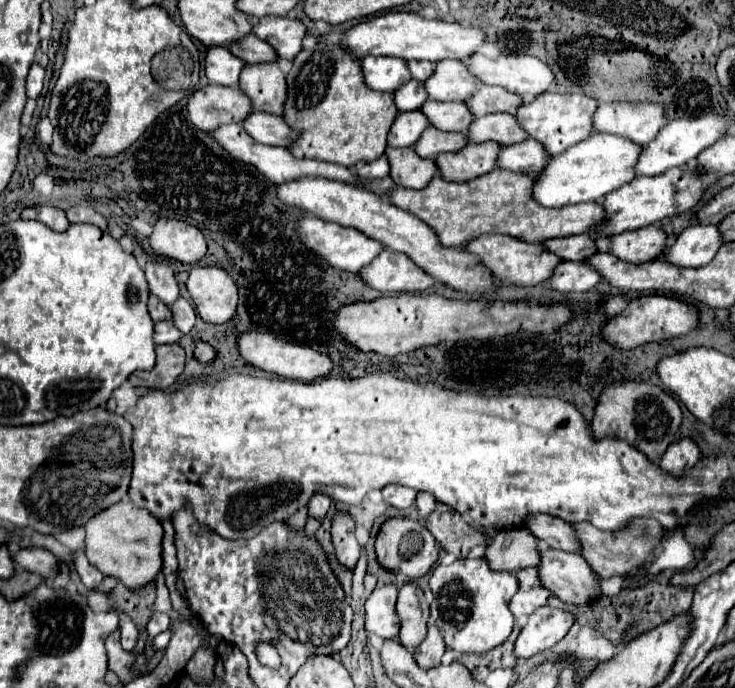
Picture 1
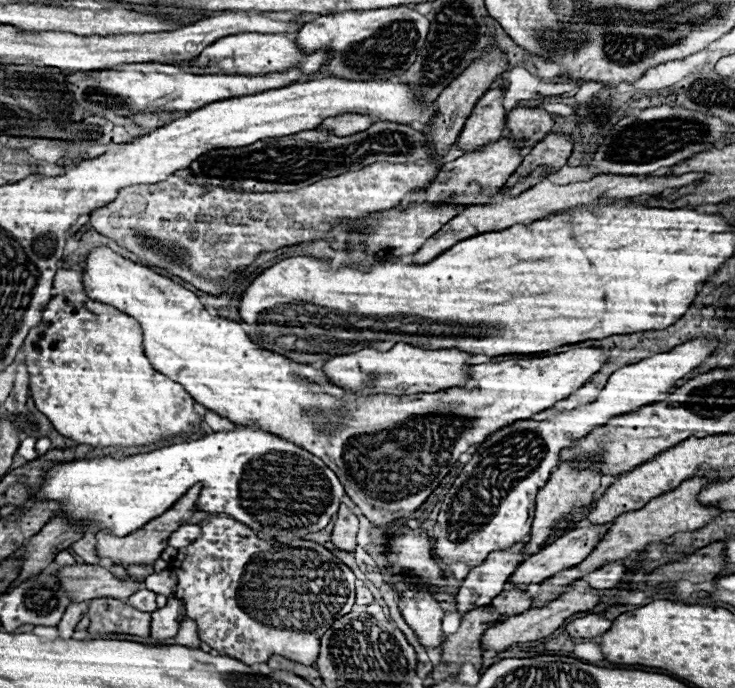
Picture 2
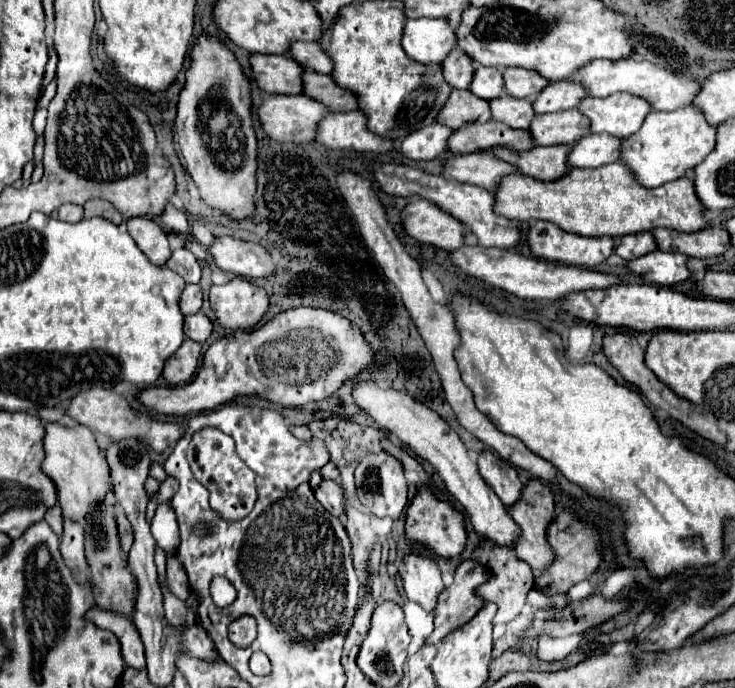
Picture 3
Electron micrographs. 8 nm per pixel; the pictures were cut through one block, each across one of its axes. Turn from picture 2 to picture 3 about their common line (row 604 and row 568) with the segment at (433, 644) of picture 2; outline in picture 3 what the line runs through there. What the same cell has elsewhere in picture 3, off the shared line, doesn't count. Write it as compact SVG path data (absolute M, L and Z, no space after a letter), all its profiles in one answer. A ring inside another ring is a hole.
M406 554L398 570L408 600L420 604L426 612L432 612L438 600L438 592L444 588L438 564L430 556Z

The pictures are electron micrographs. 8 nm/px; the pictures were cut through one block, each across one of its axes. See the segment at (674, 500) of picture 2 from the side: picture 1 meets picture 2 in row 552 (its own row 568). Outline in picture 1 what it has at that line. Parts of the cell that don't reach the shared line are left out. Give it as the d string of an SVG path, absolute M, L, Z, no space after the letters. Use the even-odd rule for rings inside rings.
M634 518L626 526L614 530L614 532L602 532L594 528L592 524L574 524L578 542L580 542L580 554L592 568L592 572L606 580L612 576L626 576L634 566L642 566L648 556L652 556L656 544L662 540L664 530L654 518Z

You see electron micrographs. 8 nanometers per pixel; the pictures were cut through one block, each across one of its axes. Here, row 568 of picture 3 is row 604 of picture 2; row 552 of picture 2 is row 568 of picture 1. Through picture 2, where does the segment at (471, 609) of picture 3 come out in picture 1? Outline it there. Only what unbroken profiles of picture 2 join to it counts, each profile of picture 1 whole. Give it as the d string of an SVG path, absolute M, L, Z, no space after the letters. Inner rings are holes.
M524 528L500 530L484 554L488 566L496 572L518 572L538 564L538 548L534 536Z

